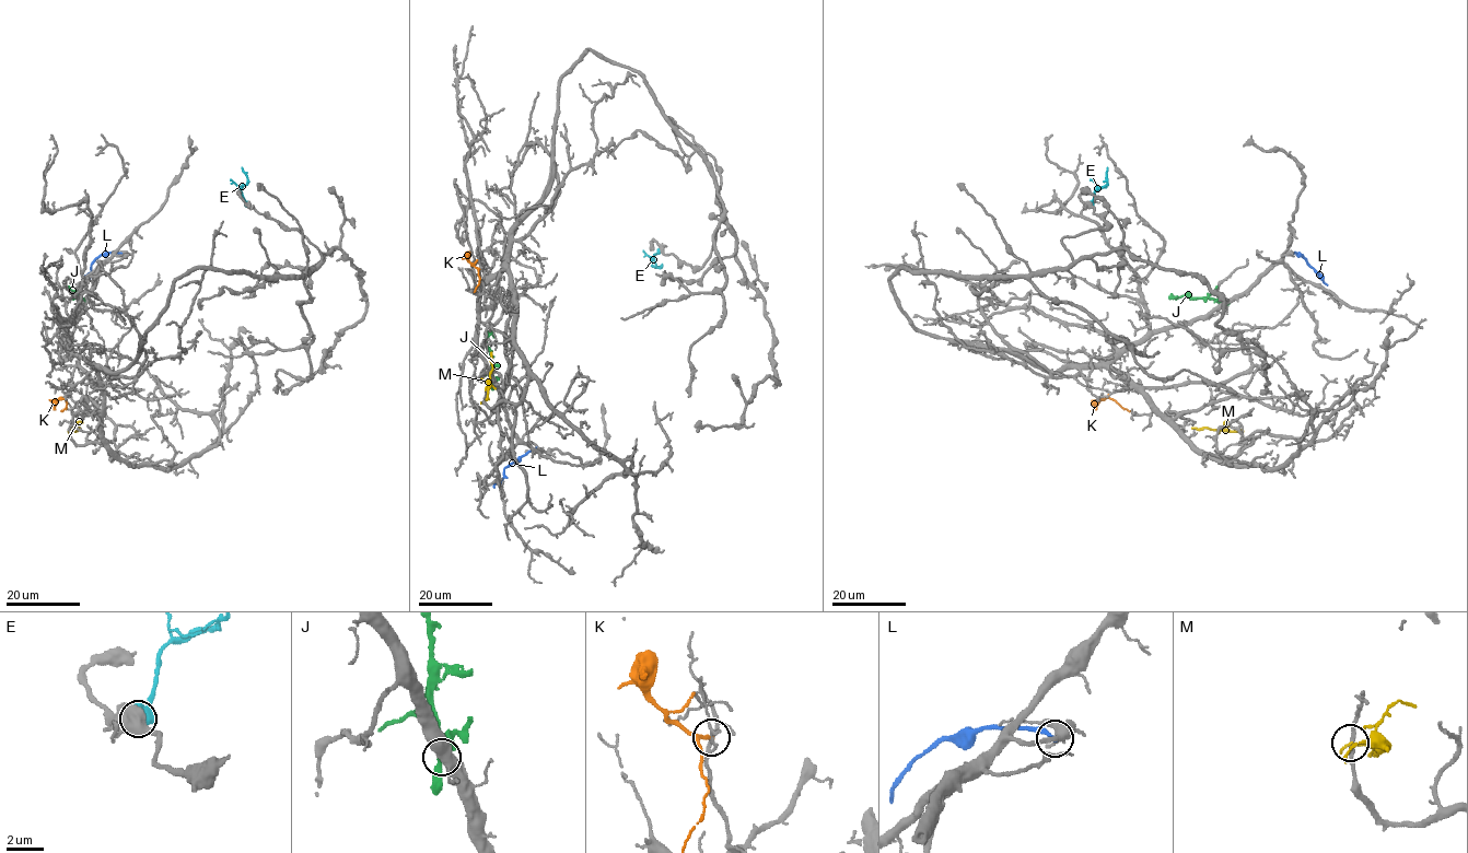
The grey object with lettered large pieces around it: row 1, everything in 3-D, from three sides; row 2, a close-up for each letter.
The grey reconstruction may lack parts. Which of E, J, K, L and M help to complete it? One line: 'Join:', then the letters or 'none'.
Join: none

